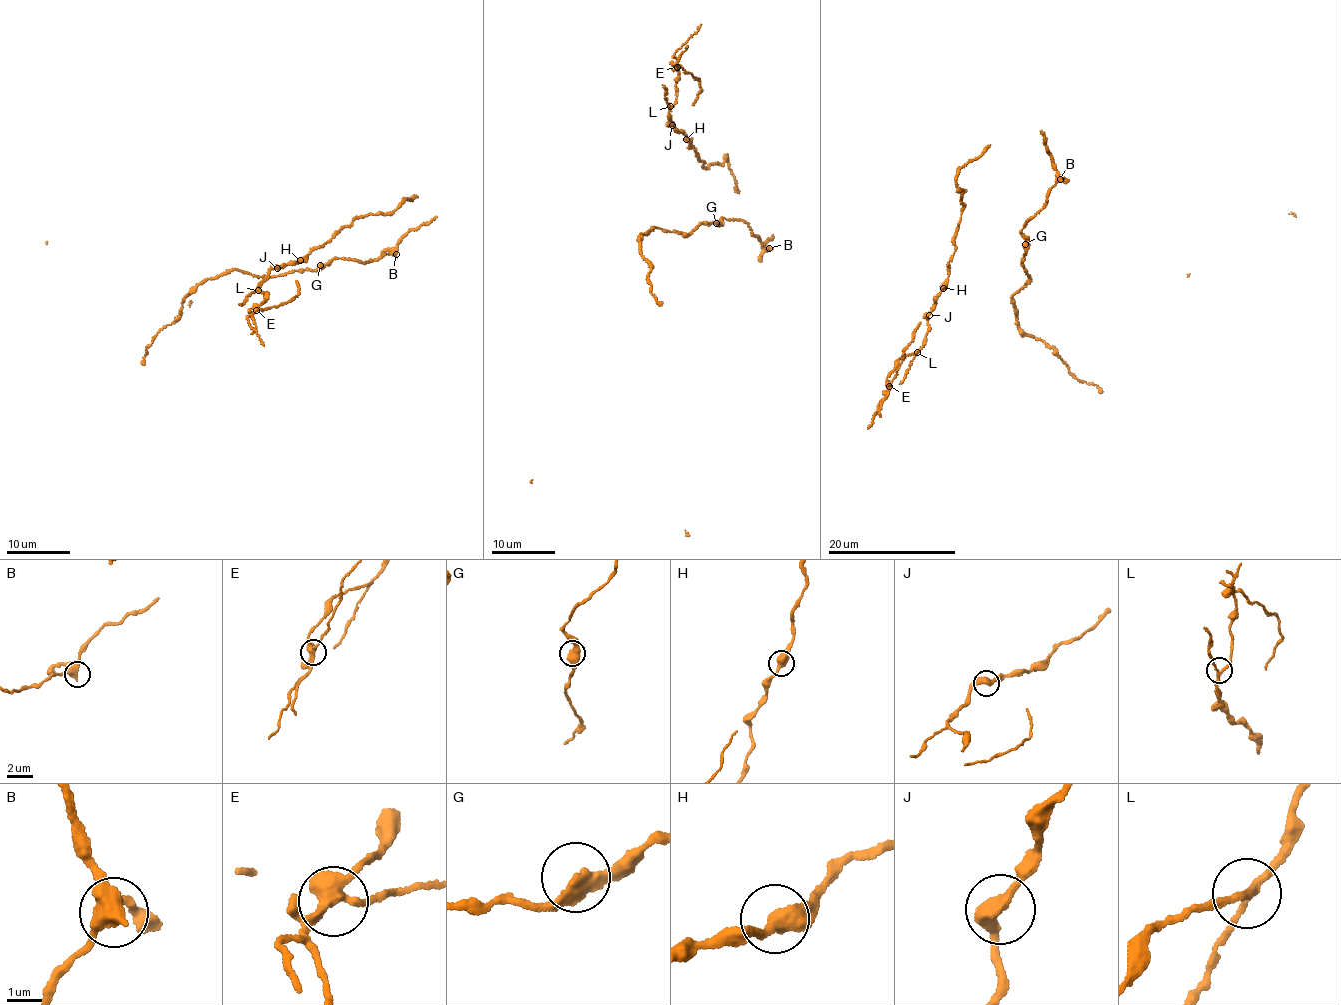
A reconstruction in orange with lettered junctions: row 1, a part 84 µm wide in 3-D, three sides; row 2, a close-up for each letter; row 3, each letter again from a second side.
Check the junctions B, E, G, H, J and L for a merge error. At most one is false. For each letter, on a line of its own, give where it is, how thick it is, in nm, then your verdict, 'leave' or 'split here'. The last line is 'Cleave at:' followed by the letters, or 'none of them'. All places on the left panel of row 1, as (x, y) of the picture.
B: place (396, 254); calibre 400 nm; leave
E: place (256, 310); calibre 400 nm; split here
G: place (320, 265); calibre 440 nm; leave
H: place (300, 260); calibre 440 nm; leave
J: place (277, 268); calibre 440 nm; leave
L: place (258, 290); calibre 190 nm; leave
Cleave at: E

